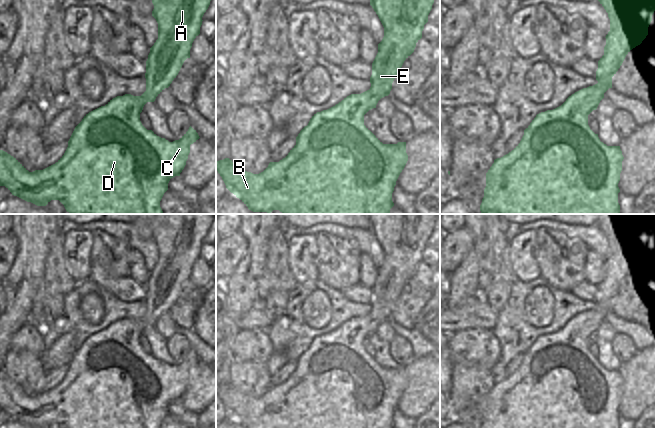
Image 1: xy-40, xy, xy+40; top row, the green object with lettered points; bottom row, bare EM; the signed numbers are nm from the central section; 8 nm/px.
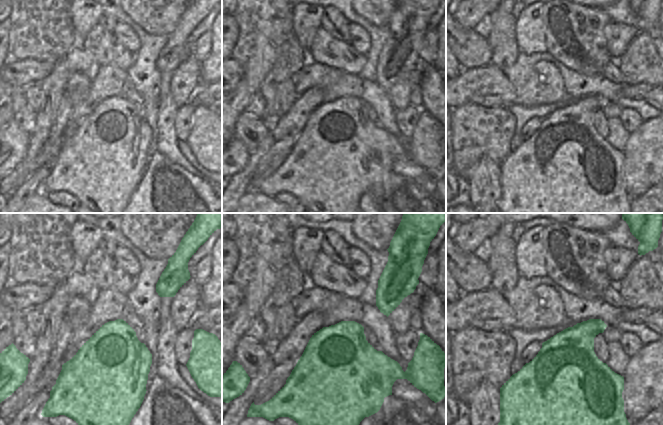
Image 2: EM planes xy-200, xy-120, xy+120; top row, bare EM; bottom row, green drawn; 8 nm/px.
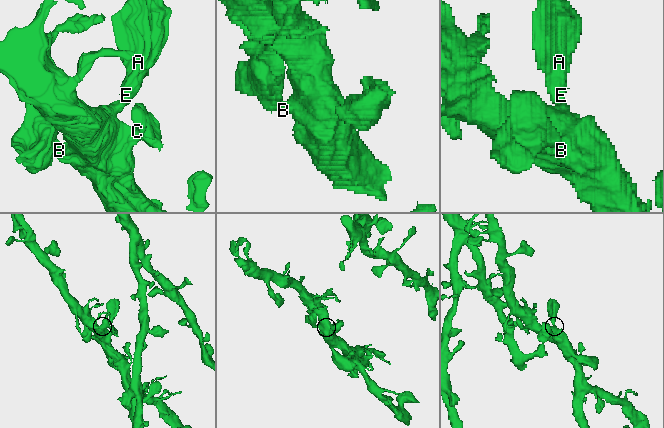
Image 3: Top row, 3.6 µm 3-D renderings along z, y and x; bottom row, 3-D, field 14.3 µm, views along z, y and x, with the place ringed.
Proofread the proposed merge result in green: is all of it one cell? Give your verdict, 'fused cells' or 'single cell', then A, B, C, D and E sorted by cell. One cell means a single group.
single cell; groups A B C D E

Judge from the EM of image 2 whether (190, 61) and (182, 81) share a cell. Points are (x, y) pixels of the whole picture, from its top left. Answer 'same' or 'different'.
same

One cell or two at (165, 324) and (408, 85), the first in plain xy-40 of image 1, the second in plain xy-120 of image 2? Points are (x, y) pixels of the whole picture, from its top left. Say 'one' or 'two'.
one

